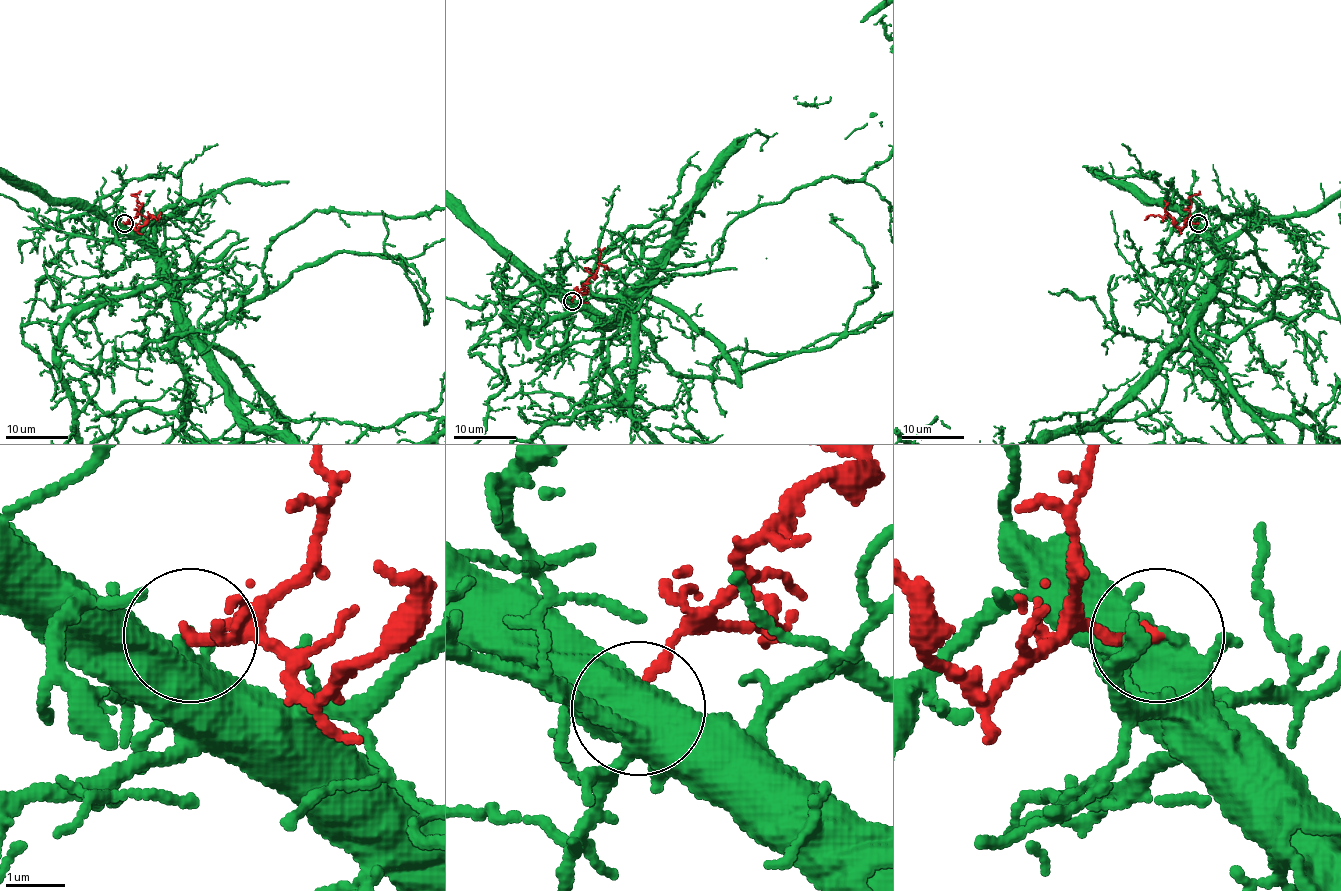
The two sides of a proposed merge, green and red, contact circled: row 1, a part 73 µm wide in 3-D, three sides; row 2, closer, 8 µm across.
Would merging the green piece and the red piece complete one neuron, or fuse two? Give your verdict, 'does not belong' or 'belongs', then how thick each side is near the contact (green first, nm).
belongs | 260/190 nm

